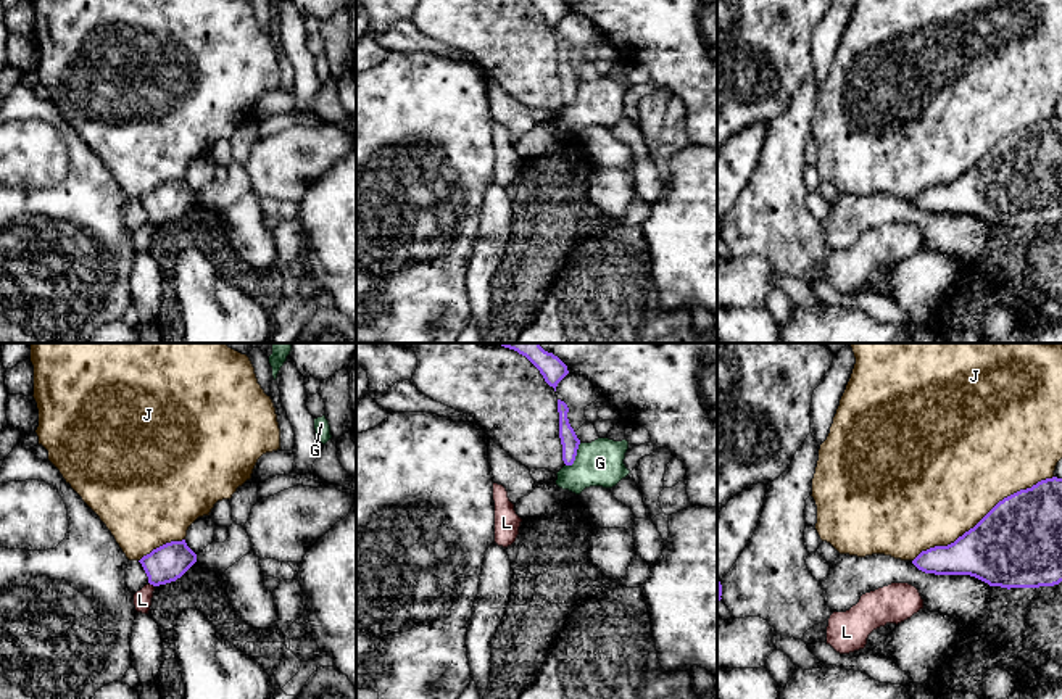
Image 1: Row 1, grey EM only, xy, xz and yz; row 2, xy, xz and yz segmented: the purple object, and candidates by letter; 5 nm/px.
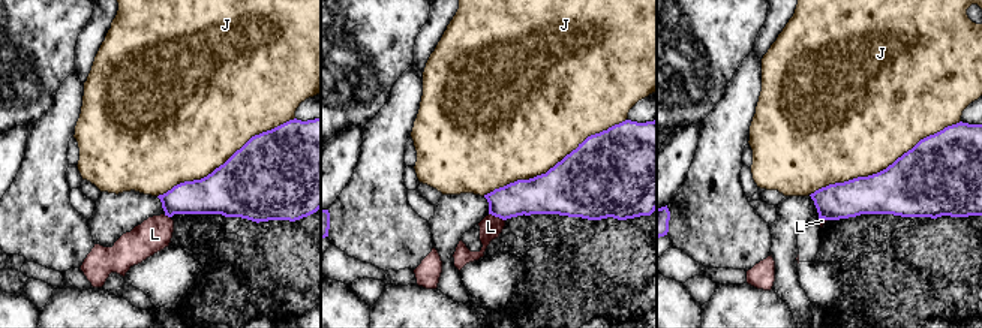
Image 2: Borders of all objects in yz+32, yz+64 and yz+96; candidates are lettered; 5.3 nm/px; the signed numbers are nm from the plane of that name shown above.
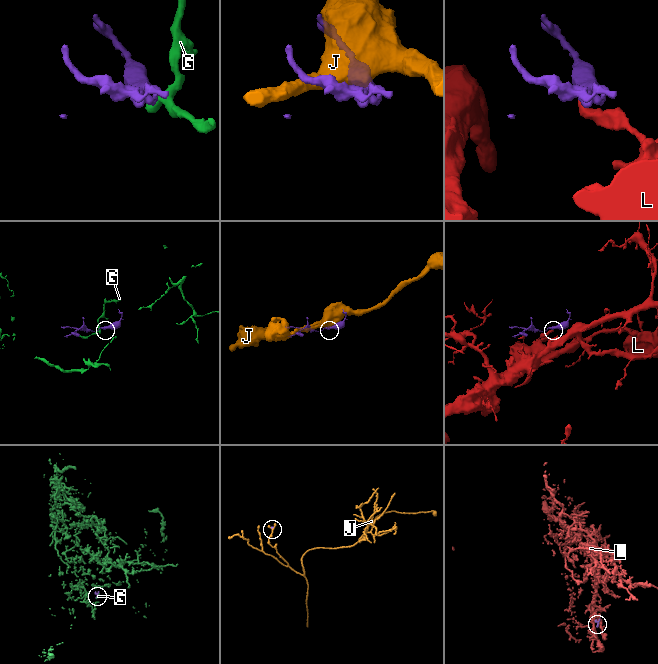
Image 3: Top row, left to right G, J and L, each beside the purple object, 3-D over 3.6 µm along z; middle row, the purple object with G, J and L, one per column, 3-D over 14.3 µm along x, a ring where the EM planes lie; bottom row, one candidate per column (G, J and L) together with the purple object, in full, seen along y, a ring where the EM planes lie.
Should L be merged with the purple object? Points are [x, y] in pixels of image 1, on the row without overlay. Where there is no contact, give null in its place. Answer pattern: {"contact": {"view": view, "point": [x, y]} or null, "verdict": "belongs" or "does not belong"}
{"contact": {"view": "xy", "point": [152, 223]}, "verdict": "does not belong"}

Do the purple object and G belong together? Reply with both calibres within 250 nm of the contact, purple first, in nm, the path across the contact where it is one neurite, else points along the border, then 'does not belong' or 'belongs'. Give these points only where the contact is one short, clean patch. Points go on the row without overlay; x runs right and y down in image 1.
90 nm thick on the purple side, 220 nm on the other; border along xz (580, 82), (576, 99), (566, 105); does not belong

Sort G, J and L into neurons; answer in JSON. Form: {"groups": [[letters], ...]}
{"groups": [["G"], ["J"], ["L"]]}

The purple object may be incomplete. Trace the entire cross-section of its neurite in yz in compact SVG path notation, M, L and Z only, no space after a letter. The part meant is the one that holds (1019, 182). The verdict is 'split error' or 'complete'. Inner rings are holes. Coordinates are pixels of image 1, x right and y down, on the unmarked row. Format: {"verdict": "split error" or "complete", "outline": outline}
{"verdict": "complete", "outline": "M1062 118L1004 137L954 182L922 190L912 203L925 213L970 214L1007 229L1059 224Z"}

